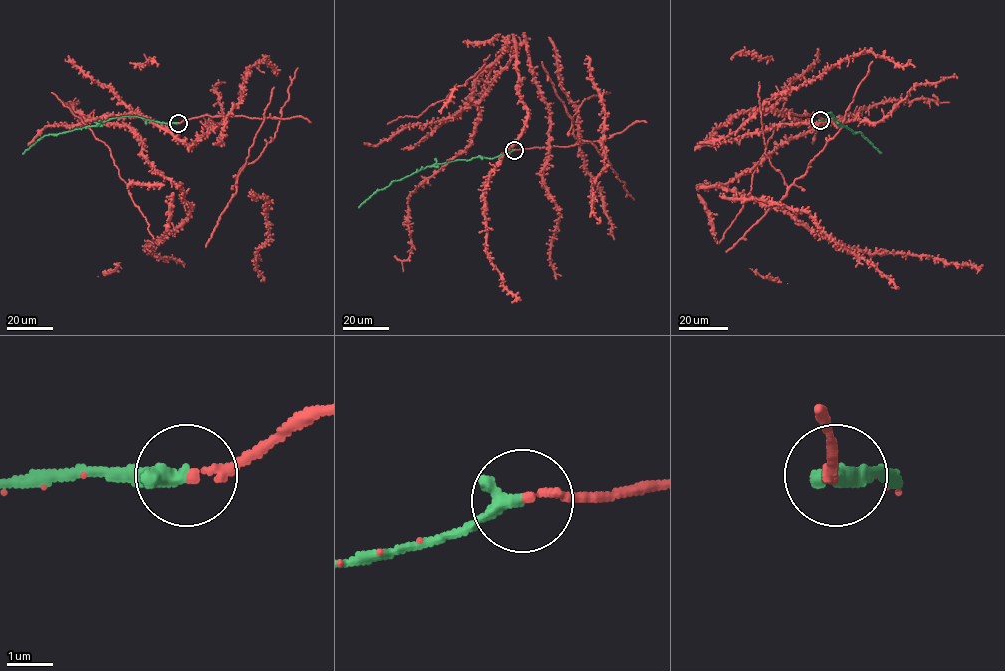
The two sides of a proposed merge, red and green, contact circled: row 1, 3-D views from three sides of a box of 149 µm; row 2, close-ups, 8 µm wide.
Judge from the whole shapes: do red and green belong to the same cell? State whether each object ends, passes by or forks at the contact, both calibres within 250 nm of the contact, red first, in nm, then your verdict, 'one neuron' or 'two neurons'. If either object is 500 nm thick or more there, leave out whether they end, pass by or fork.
red ends | green ends | 200/400 nm | one neuron

